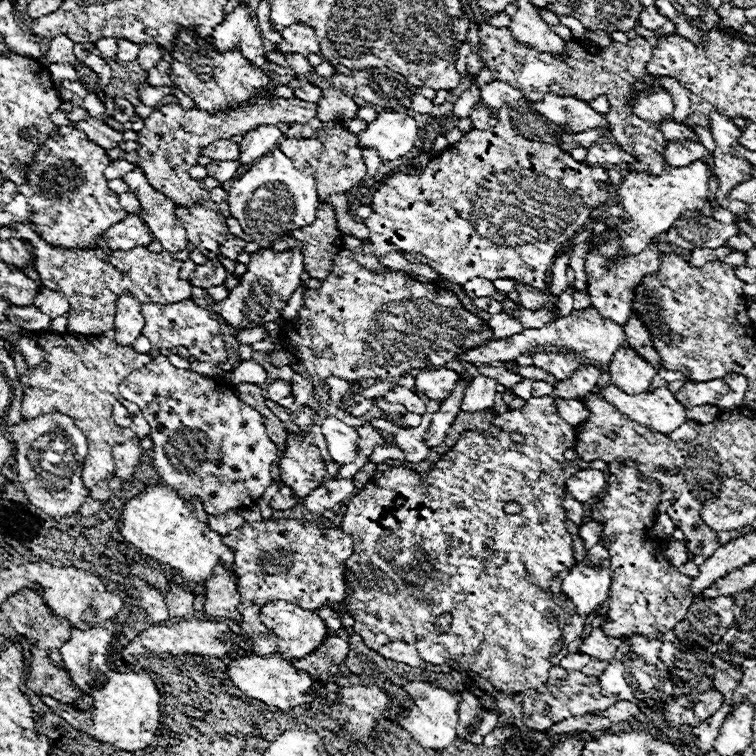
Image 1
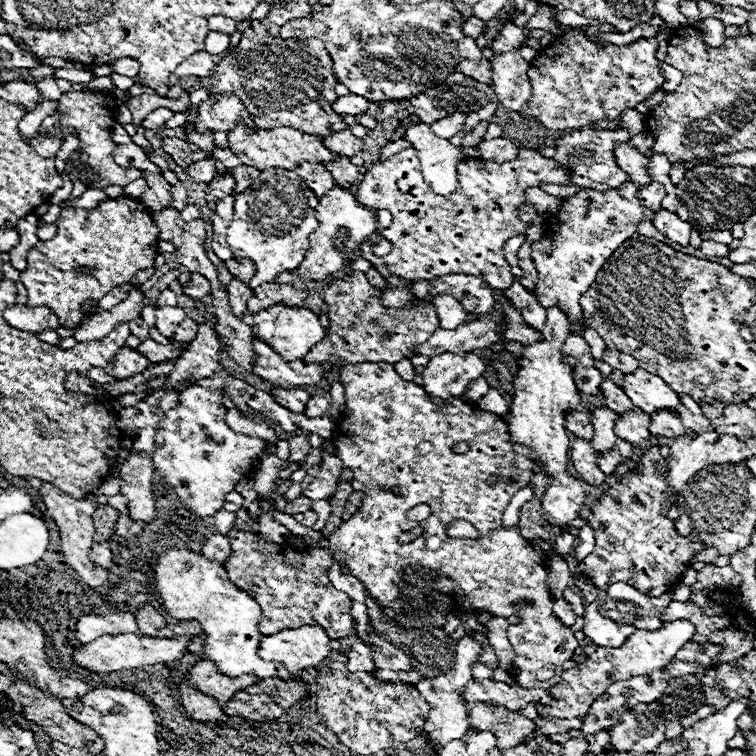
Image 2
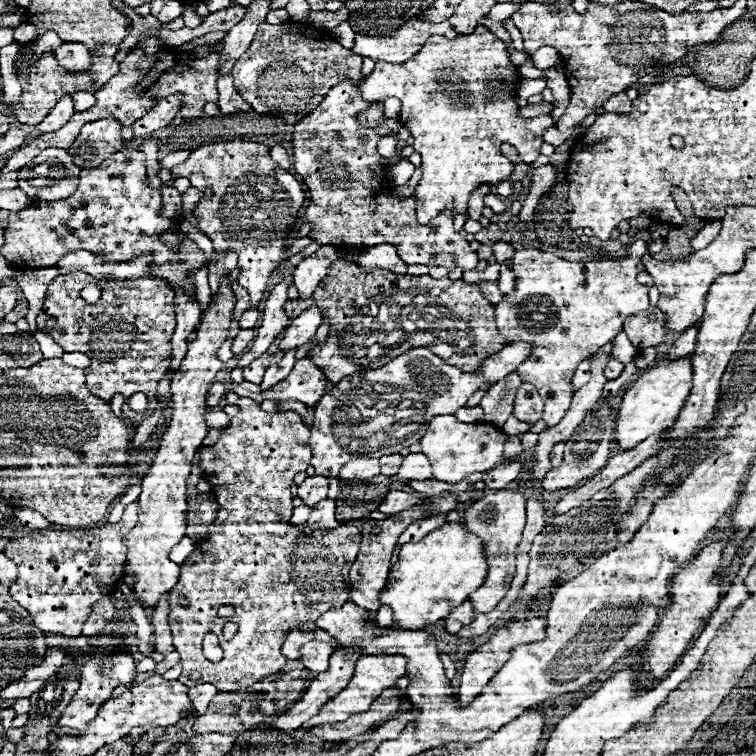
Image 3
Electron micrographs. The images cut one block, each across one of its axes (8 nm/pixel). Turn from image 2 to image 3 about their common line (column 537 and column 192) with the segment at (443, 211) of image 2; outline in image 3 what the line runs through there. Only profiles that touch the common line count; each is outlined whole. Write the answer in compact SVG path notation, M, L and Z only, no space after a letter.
M244 140L216 142L196 148L170 172L188 178L190 184L202 192L194 210L198 228L214 242L218 254L238 254L238 284L248 288L252 306L260 306L268 280L288 258L286 246L296 232L304 204L300 182L286 170L278 168L270 158L270 148Z

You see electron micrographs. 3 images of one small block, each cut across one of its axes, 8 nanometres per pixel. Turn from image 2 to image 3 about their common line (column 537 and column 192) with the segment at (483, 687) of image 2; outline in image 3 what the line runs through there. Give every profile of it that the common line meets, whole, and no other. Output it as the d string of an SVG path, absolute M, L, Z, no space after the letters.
M200 684L200 686L196 686L188 692L188 696L192 700L192 706L198 714L206 712L206 706L210 704L210 698L214 698L214 694L218 694L218 688L212 686L212 684Z

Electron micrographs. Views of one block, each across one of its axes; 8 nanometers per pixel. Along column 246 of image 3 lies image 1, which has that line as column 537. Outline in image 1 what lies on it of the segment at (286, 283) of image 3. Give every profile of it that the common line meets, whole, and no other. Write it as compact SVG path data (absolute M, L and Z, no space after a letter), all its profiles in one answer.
M534 352L532 360L536 366L548 370L550 374L554 374L560 380L566 380L568 376L572 376L572 372L578 366L578 358L572 352L570 354L568 352L564 352L564 354L560 354L560 352Z

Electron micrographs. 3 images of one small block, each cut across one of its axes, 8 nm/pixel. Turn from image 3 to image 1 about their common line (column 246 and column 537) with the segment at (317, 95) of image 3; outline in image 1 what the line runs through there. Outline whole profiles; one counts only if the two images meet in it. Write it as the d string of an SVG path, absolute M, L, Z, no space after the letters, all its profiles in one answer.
M488 22L480 24L478 36L481 45L479 54L484 58L488 68L494 66L496 80L508 80L510 86L516 86L518 90L522 90L528 102L540 102L540 98L544 98L548 92L554 92L558 96L574 96L584 102L590 102L596 96L604 94L610 104L608 120L610 120L612 136L616 138L616 142L618 142L618 130L620 132L626 130L628 140L632 140L632 136L628 136L630 128L644 134L642 138L644 146L626 146L626 150L636 154L638 158L638 162L634 162L630 170L648 170L650 174L658 174L660 168L666 166L660 154L664 146L664 136L660 128L640 120L632 112L636 94L630 94L630 88L636 80L642 82L642 88L638 92L664 90L664 86L656 80L656 76L646 70L646 62L652 58L652 52L654 52L654 46L648 38L634 38L628 44L612 42L610 46L604 46L604 48L592 48L592 52L586 46L582 46L578 40L570 40L570 42L564 42L566 54L560 56L560 54L550 54L550 52L538 52L530 46L524 46L510 36L508 28L494 28Z

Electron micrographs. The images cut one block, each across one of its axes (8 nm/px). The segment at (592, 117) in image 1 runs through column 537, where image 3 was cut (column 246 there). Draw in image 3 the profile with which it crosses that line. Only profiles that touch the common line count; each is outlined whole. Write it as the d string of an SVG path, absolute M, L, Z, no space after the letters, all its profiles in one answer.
M220 76L218 78L218 92L220 92L220 114L238 114L238 112L248 112L252 106L236 92L232 76Z

